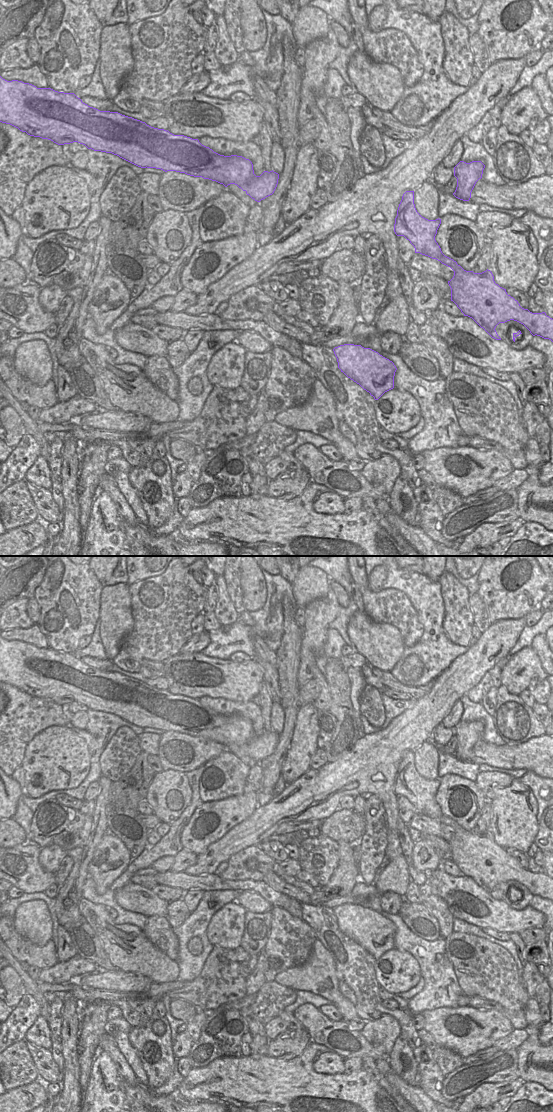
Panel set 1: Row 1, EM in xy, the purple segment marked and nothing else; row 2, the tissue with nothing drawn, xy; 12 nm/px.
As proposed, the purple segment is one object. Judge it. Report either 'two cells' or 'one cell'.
one cell

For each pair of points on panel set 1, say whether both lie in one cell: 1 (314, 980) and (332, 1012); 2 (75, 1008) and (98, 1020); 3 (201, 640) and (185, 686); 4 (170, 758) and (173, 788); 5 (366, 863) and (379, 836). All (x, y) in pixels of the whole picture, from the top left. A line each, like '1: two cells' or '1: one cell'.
1: two cells
2: two cells
3: two cells
4: two cells
5: one cell

